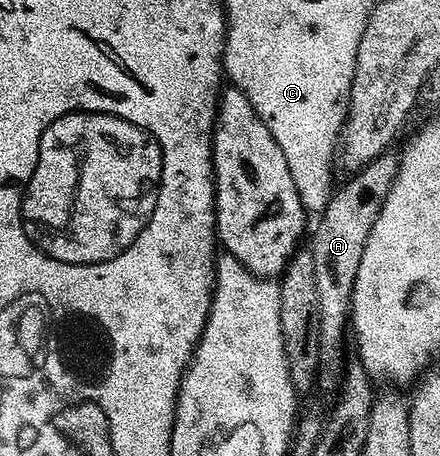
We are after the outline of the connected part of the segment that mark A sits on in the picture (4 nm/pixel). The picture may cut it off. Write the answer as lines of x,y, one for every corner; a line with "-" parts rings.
395,152
378,154
369,164
350,175
351,178
343,187
336,189
331,195
329,204
318,215
315,231
311,234
309,249
314,263
314,279
317,280
317,320
319,321
319,360
321,363
321,384
327,390
334,391
345,366
343,358
343,328
349,324
351,293
357,280
357,268
361,264
361,252
365,252
365,244
369,240
369,232
373,232
373,224
377,224
377,216
381,212
381,204
385,204
385,196
389,196
389,188
399,171
399,155

